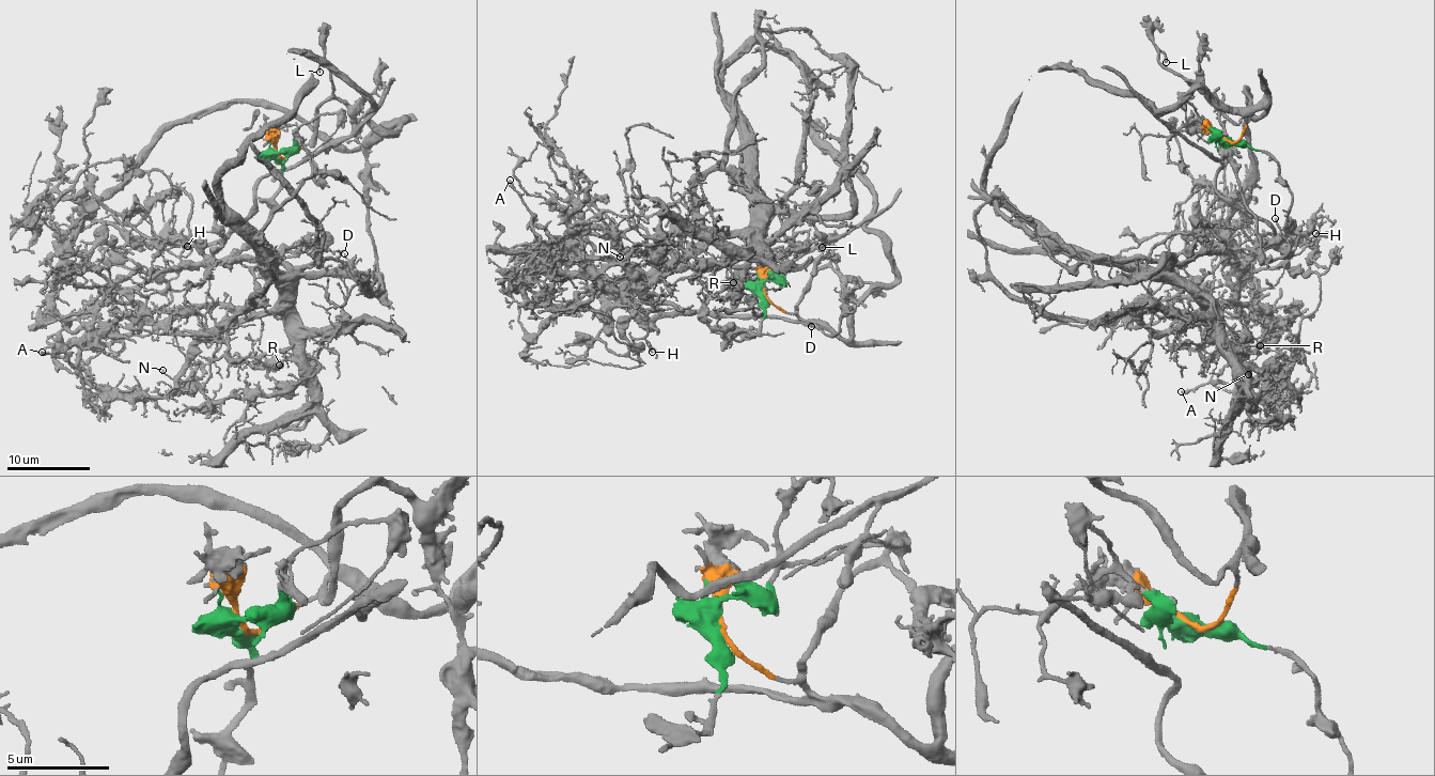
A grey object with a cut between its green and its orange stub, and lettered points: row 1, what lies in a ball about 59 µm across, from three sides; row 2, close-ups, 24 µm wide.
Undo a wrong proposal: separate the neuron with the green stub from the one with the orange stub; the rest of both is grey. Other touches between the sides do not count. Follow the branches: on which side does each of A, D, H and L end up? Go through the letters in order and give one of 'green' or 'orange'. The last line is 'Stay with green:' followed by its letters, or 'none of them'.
A: green
D: orange
H: green
L: orange
Stay with green: A, H

